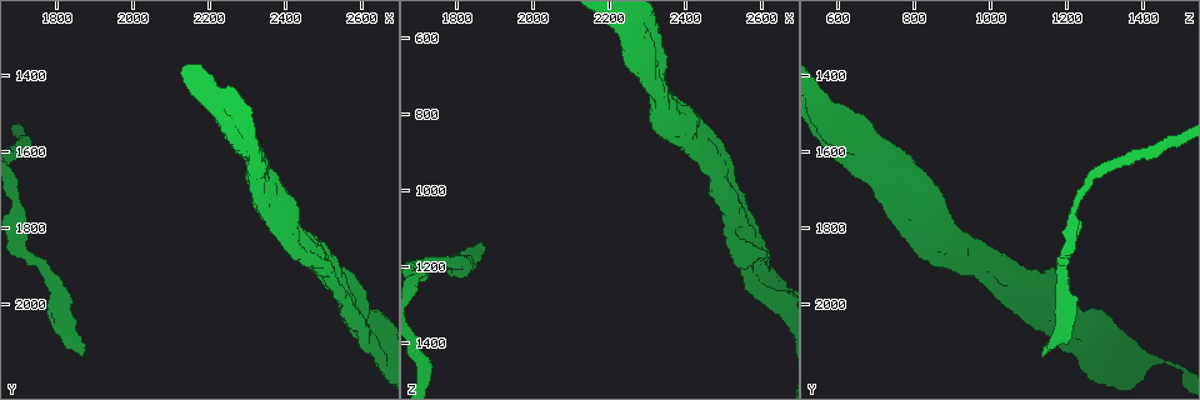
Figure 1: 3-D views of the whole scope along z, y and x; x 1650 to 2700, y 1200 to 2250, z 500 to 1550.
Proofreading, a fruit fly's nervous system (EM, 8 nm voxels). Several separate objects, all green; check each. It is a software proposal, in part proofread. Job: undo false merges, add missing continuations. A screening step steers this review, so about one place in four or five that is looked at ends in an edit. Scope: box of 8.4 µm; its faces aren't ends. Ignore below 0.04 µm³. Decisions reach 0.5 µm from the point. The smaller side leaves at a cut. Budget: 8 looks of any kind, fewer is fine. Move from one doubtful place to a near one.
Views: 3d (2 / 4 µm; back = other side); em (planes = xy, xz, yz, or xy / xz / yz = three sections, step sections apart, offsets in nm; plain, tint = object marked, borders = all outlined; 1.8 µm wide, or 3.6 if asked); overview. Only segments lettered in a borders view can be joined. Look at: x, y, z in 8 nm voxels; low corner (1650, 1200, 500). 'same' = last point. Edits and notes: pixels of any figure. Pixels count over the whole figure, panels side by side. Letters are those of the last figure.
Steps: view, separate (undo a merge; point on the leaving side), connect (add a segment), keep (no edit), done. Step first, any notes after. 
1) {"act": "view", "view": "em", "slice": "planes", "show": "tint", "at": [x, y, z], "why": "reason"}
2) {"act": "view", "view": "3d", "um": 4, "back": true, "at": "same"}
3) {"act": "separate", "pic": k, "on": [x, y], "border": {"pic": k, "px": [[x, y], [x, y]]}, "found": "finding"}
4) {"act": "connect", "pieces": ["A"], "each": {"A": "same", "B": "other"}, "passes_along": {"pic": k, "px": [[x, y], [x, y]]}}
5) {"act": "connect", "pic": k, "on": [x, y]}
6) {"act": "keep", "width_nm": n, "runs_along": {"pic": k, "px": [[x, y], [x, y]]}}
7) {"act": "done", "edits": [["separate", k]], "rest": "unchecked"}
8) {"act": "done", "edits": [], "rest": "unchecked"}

{"act": "view", "view": "em", "slice": "xy", "step": 4, "show": "tint", "at": [2520, 1925, 1060], "why": "two arms at a narrow angle"}

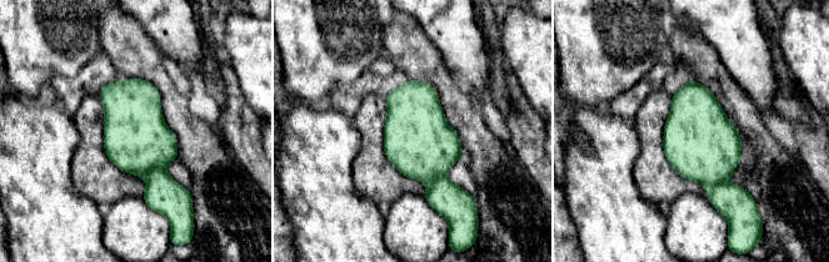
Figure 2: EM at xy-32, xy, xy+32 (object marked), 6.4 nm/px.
{"act": "view", "view": "em", "slice": "planes", "show": "borders", "at": "same"}

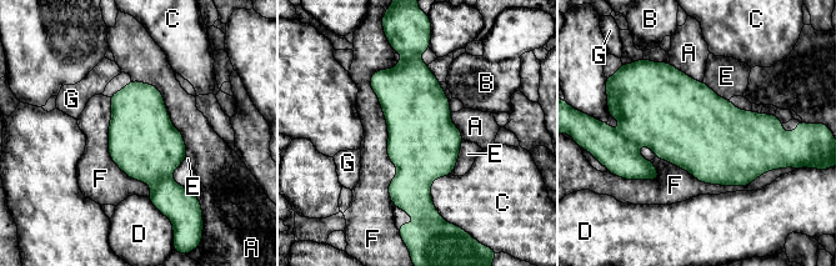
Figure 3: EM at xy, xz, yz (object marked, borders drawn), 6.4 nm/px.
{"act": "keep", "longest_contact_nm": ["F", 950], "each": {"A": "other", "B": "other", "C": "other", "D": "other", "E": "other", "F": "other", "G": "other"}, "border": {"pic": 3, "px": [[398, 63], [370, 79], [395, 206]]}, "found": "continuous, no second cell"}

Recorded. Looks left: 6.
{"act": "view", "view": "em", "slice": "planes", "show": "tint", "at": [1870, 2140, 1130], "why": "free end"}

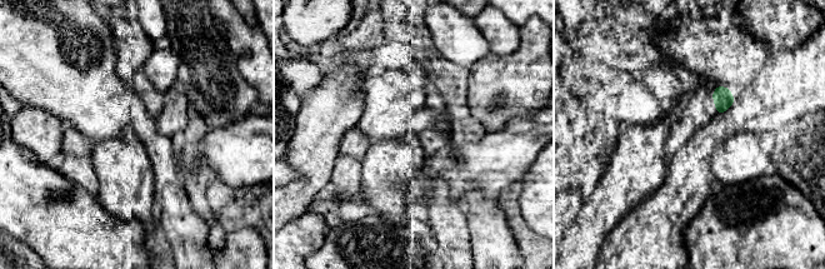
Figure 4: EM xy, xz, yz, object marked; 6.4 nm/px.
{"act": "view", "view": "em", "slice": "planes", "show": "borders", "at": "same"}

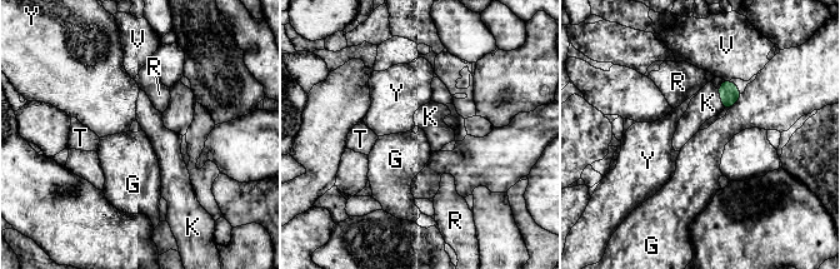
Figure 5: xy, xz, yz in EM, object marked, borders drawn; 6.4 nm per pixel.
{"act": "connect", "pieces": ["K"], "each": {"G": "other", "K": "same", "R": "other", "T": "other", "V": "other", "Y": "other"}, "found": "it goes on there"}

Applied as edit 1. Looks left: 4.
{"act": "view", "view": "overview", "why": "redraw"}

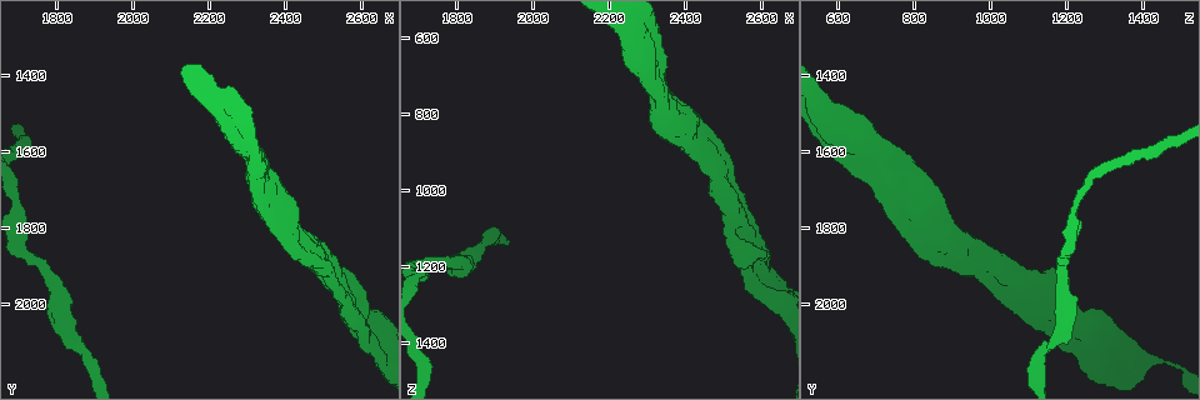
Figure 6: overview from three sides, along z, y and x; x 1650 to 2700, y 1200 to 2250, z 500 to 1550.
{"act": "view", "view": "em", "slice": "yz", "step": 4, "show": "tint", "at": [2620, 2110, 1215], "why": "touches itself"}

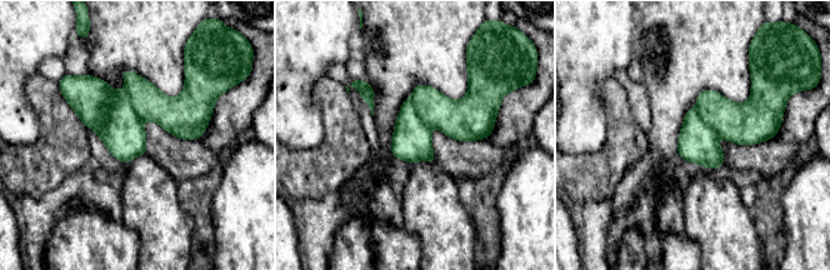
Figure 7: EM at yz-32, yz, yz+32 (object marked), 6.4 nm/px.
{"act": "view", "view": "em", "slice": "planes", "show": "borders", "at": "same"}

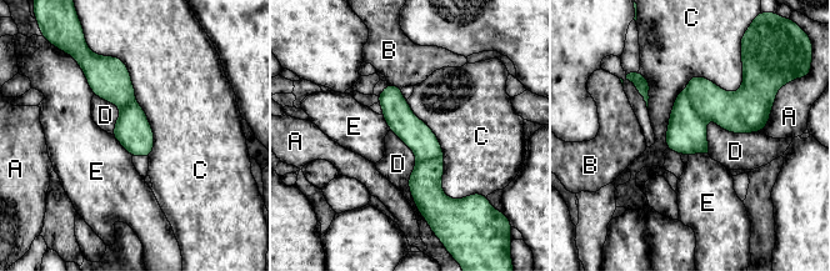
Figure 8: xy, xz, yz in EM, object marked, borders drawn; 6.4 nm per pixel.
{"act": "keep", "each": {"A": "other", "B": "other", "C": "other", "D": "other", "E": "other"}, "border": {"pic": 8, "px": [[704, 119], [734, 133], [761, 130]]}, "found": "one cell here"}

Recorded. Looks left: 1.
{"act": "done", "edits": [["connect", 5]], "rest": "unchecked"}

